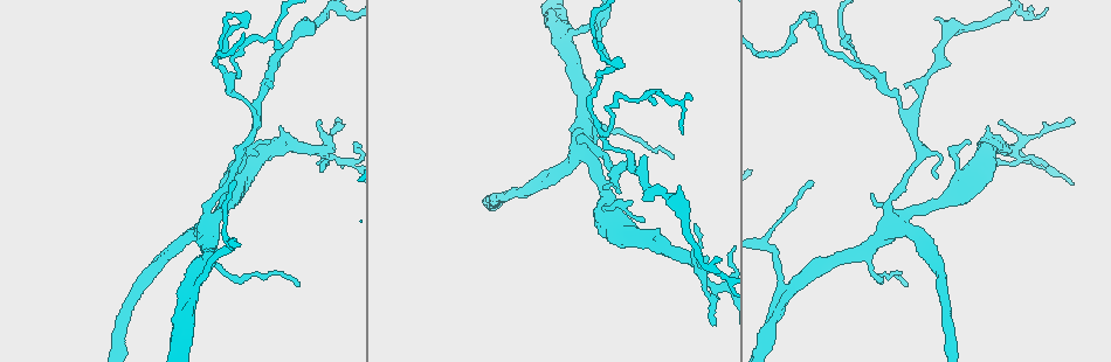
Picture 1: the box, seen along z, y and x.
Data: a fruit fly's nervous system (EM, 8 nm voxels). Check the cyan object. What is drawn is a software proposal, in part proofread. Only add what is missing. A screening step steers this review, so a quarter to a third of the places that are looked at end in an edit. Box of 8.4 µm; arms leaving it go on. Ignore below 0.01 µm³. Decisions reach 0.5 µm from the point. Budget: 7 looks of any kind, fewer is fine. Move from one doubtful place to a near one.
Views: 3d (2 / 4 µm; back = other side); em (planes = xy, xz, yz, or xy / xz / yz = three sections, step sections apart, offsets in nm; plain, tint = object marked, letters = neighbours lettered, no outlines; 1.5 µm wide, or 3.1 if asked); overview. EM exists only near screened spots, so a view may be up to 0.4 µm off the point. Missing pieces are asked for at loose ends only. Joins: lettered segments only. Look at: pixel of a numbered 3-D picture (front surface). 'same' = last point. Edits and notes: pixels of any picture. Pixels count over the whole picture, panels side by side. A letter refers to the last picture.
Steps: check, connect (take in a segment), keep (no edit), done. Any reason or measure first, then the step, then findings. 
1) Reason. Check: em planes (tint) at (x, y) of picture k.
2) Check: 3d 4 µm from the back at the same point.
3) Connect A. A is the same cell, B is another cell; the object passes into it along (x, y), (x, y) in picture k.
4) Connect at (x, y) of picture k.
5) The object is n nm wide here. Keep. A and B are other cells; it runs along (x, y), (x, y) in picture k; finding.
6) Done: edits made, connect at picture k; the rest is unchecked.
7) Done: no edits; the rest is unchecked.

An open end. Check: em planes (letters) at (713, 323) of picture 1.

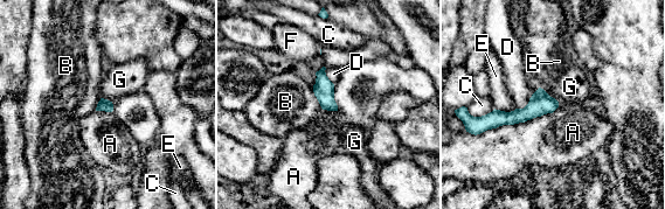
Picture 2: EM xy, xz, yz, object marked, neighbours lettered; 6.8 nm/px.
The object is 80 nm wide here. Keep. A, B, C, D, E, F and G are other cells; a border runs along (559, 104), (552, 112), (477, 134) in picture 2; none of them fits.

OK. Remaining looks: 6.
Thin end. Check: 3d 2 µm at (907, 286) of picture 1.

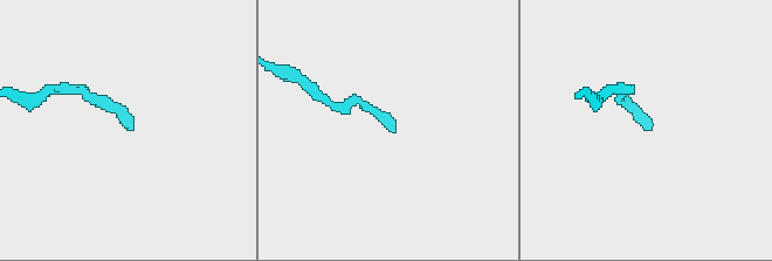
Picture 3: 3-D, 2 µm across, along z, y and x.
Check: em planes (letters) at (651, 123) of picture 3.

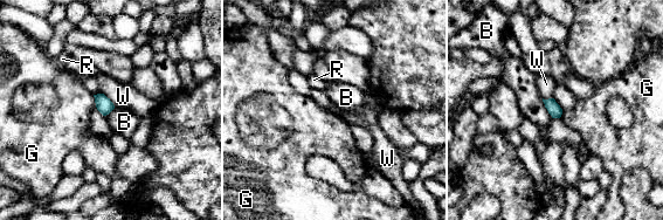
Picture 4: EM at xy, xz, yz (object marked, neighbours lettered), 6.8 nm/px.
The longest contact is with B, 160 nm. Keep. B, G, R and W are other cells; a border runs along (92, 95), (96, 107) in picture 4; none of them fits.

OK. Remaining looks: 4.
An open end. Check: em yz step 4 (tint) at (321, 171) of picture 1.

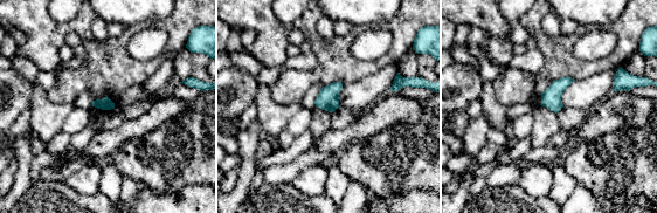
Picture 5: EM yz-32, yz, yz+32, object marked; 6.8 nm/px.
Cut it another way. Check: em planes (letters) at the same point.

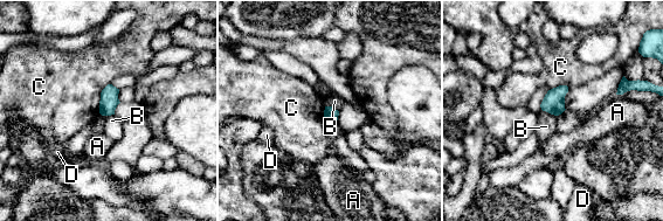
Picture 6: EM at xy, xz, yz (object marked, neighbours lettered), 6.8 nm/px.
The longest contact is with C, 220 nm. Keep. A, B, C and D are other cells; none of them fits.

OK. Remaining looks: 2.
Done: no edits; the rest is unchecked.

